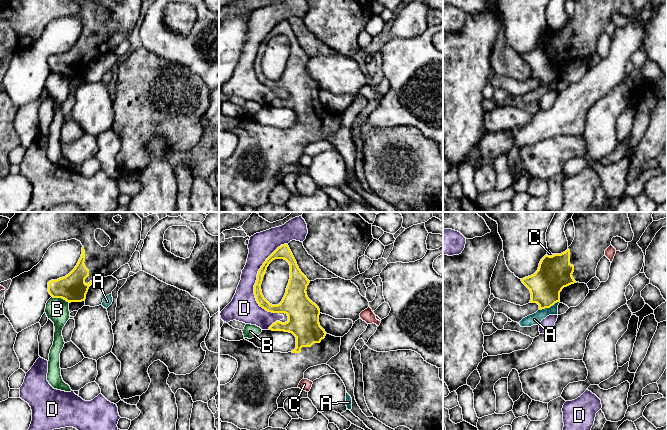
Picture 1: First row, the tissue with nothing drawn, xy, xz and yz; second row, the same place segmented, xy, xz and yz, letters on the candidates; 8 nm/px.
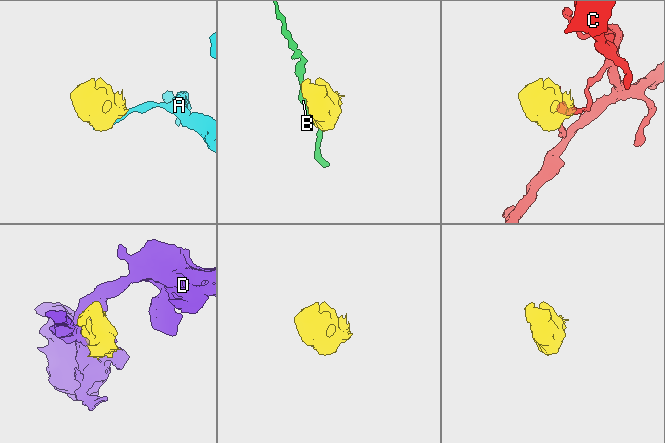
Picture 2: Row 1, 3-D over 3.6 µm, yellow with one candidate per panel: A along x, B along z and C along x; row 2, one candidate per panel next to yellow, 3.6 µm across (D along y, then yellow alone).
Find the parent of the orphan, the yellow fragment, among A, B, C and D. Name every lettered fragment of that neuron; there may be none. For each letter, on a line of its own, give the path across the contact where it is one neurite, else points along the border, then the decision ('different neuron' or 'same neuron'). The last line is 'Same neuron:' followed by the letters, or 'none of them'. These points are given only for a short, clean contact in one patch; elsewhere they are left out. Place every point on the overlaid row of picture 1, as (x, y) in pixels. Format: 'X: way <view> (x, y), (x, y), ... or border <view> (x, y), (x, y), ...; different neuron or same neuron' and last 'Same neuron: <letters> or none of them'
A: border yz (559, 301), (539, 310); different neuron
B: border xy (52, 296), (63, 298), (69, 302); different neuron
C: border yz (547, 253), (549, 255), (554, 254); different neuron
D: different neuron
Same neuron: none of them

